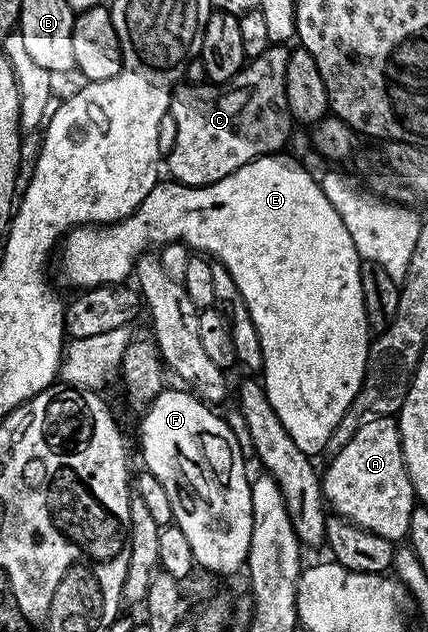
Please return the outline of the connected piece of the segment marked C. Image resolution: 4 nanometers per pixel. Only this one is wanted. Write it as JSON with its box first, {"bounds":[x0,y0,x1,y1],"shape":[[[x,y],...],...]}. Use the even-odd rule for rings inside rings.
{"bounds":[168,45,292,185],"shape":[[[272,45],[264,51],[264,55],[253,58],[231,81],[222,83],[182,83],[170,95],[170,111],[169,120],[176,123],[176,143],[172,147],[172,151],[168,154],[170,161],[169,176],[173,180],[178,181],[181,185],[211,185],[220,179],[224,179],[224,175],[232,175],[232,171],[236,171],[240,167],[244,167],[244,163],[255,161],[257,157],[268,157],[279,152],[278,149],[290,137],[290,125],[292,126],[292,118],[290,108],[288,107],[288,99],[286,98],[286,68],[288,67],[288,59],[290,58],[290,49],[286,45]]]}

